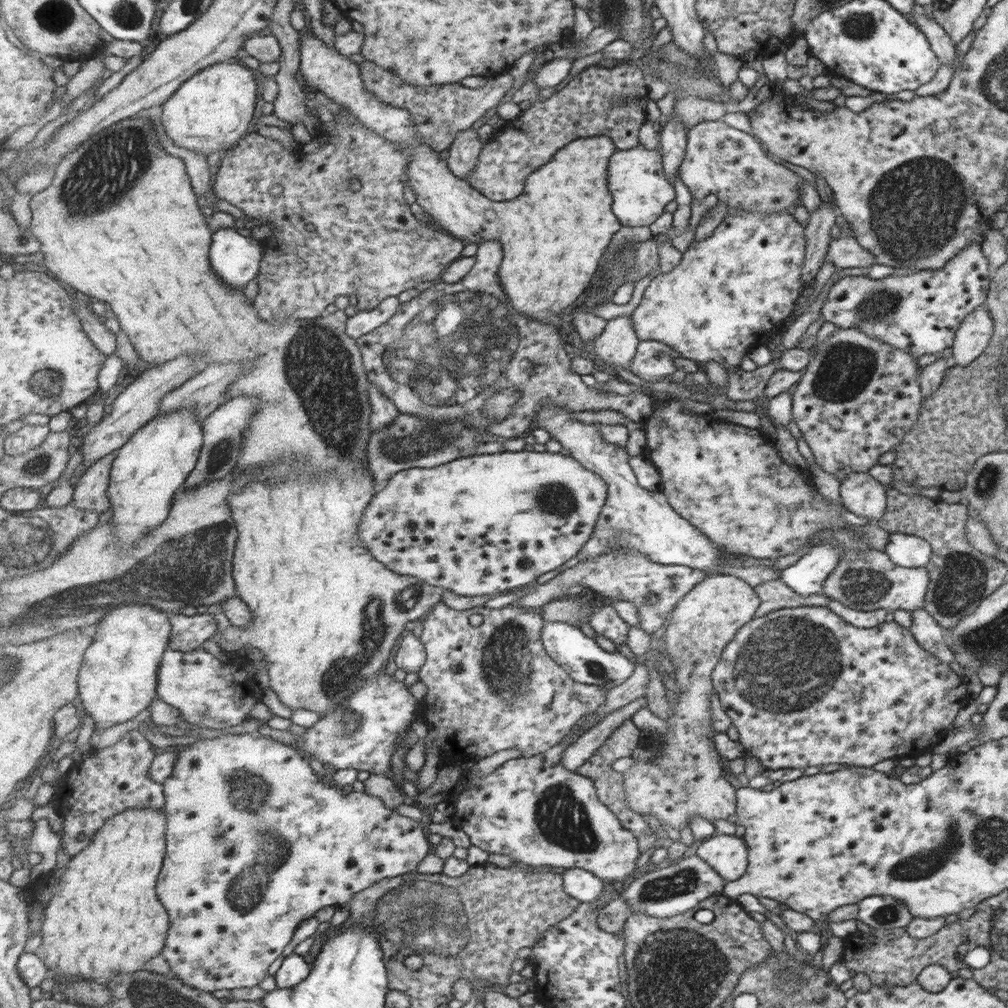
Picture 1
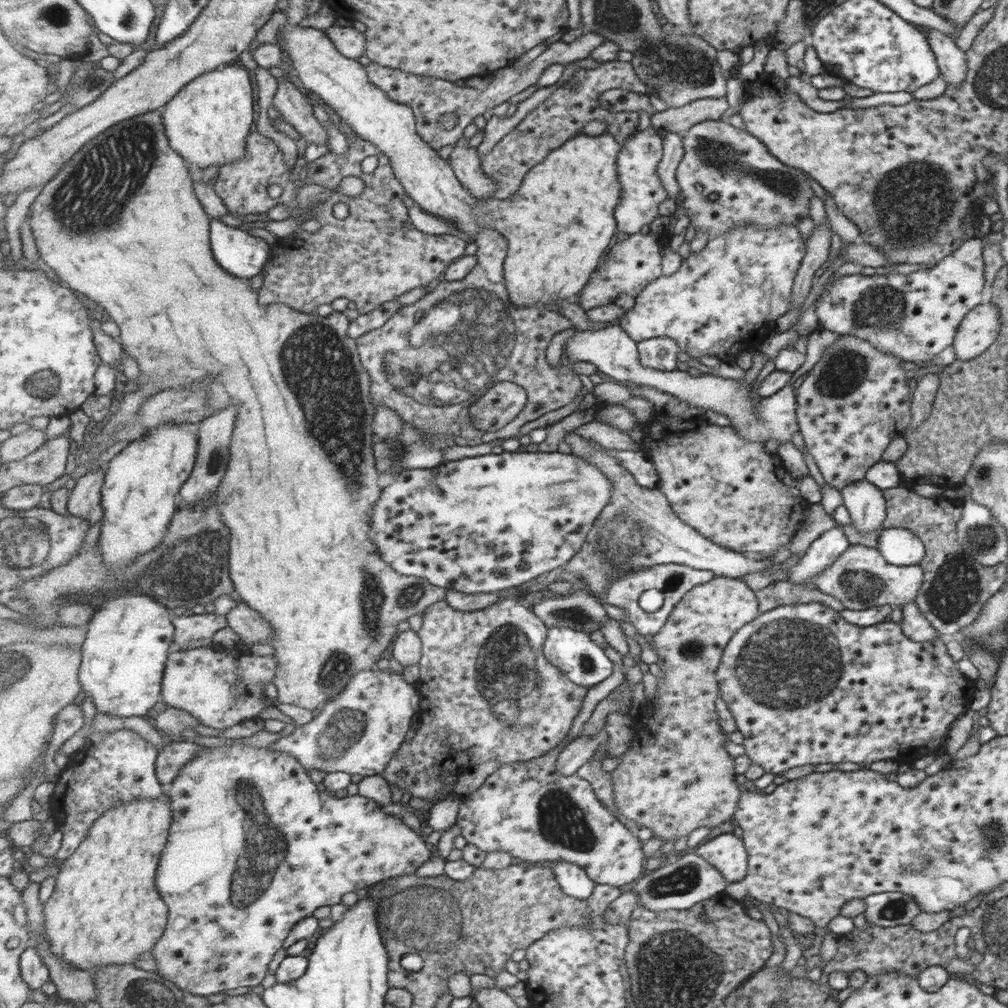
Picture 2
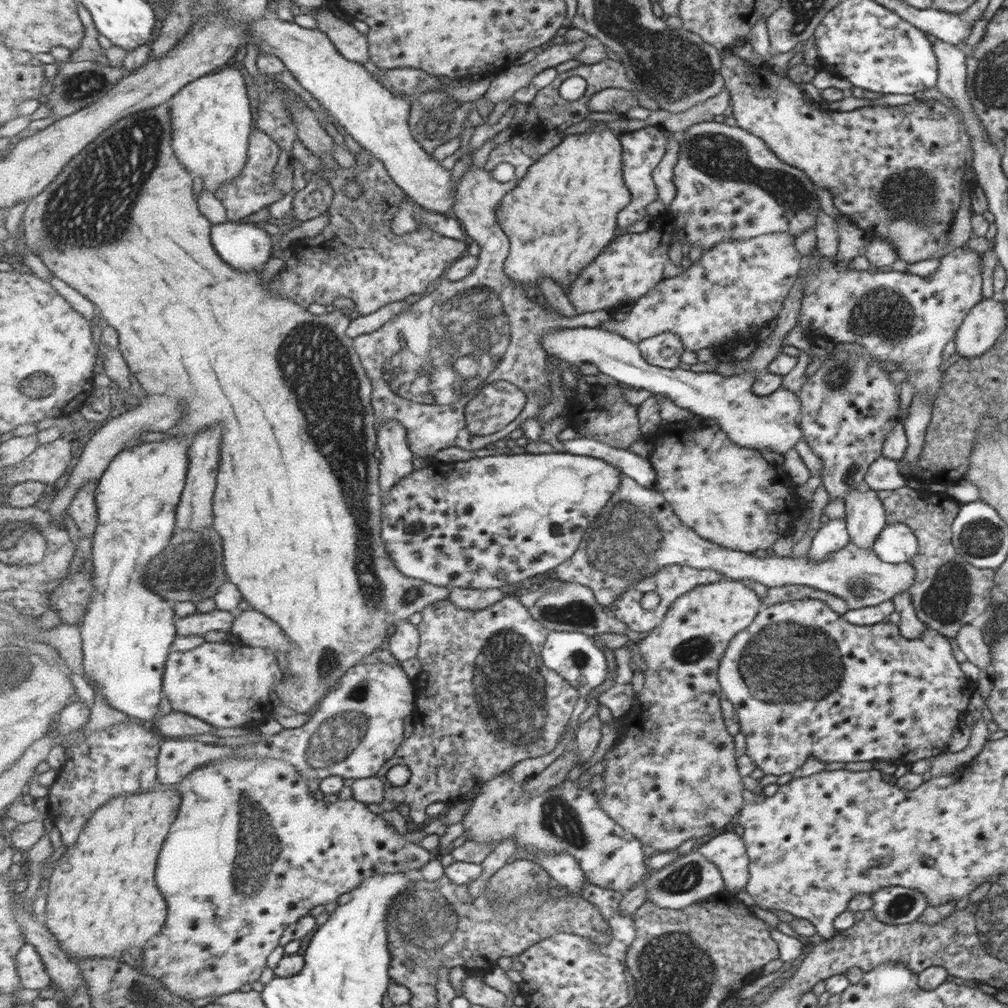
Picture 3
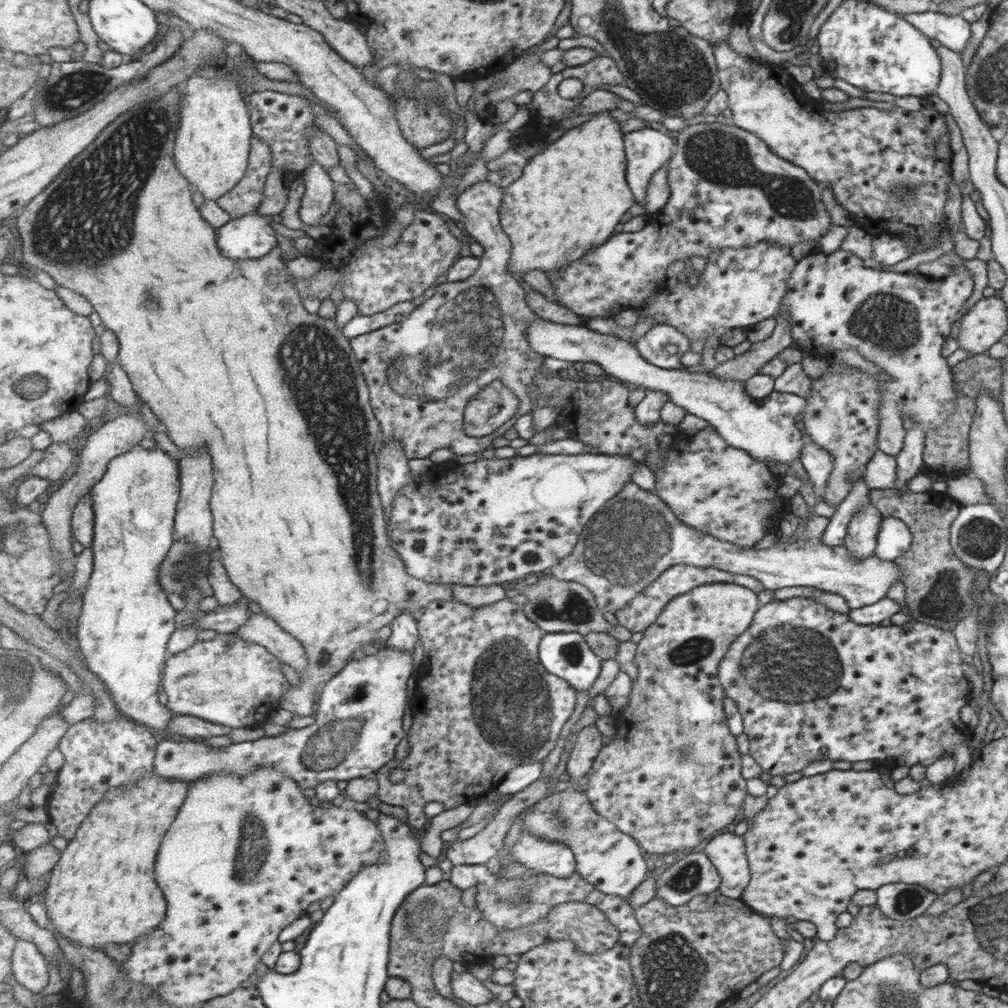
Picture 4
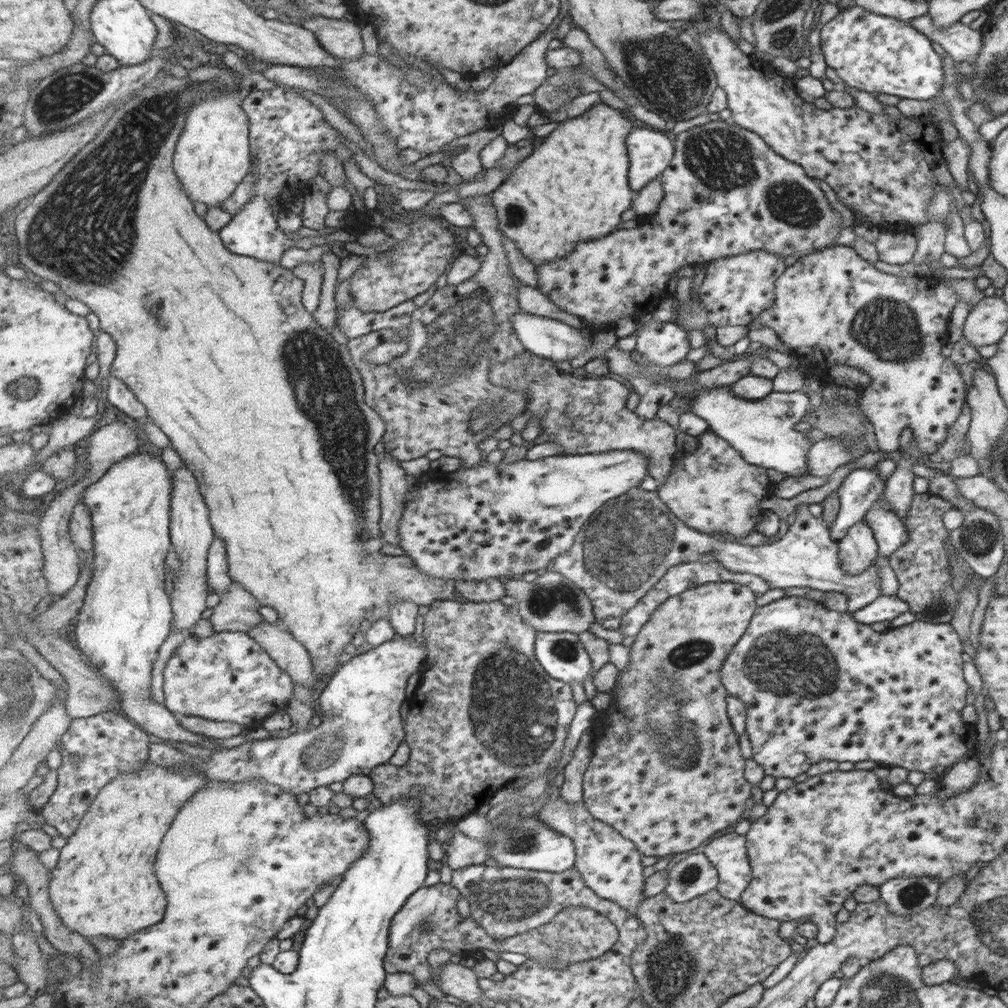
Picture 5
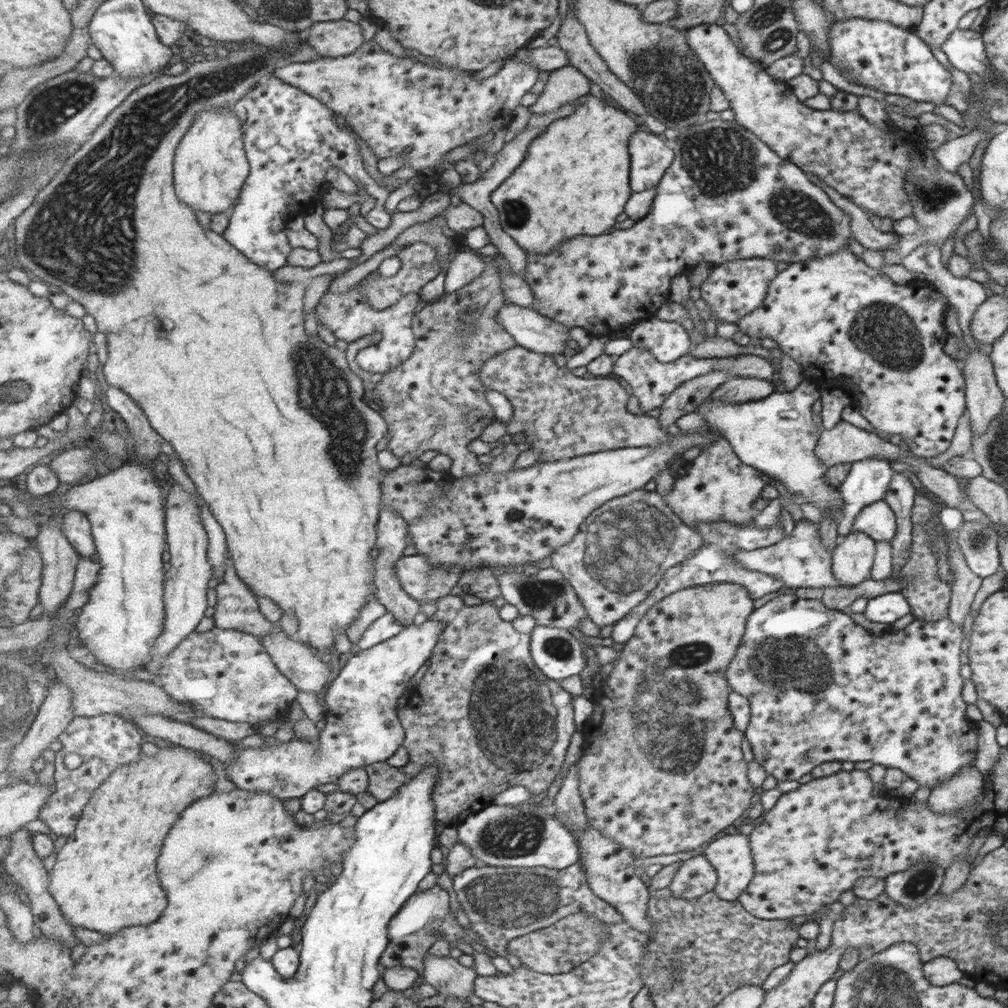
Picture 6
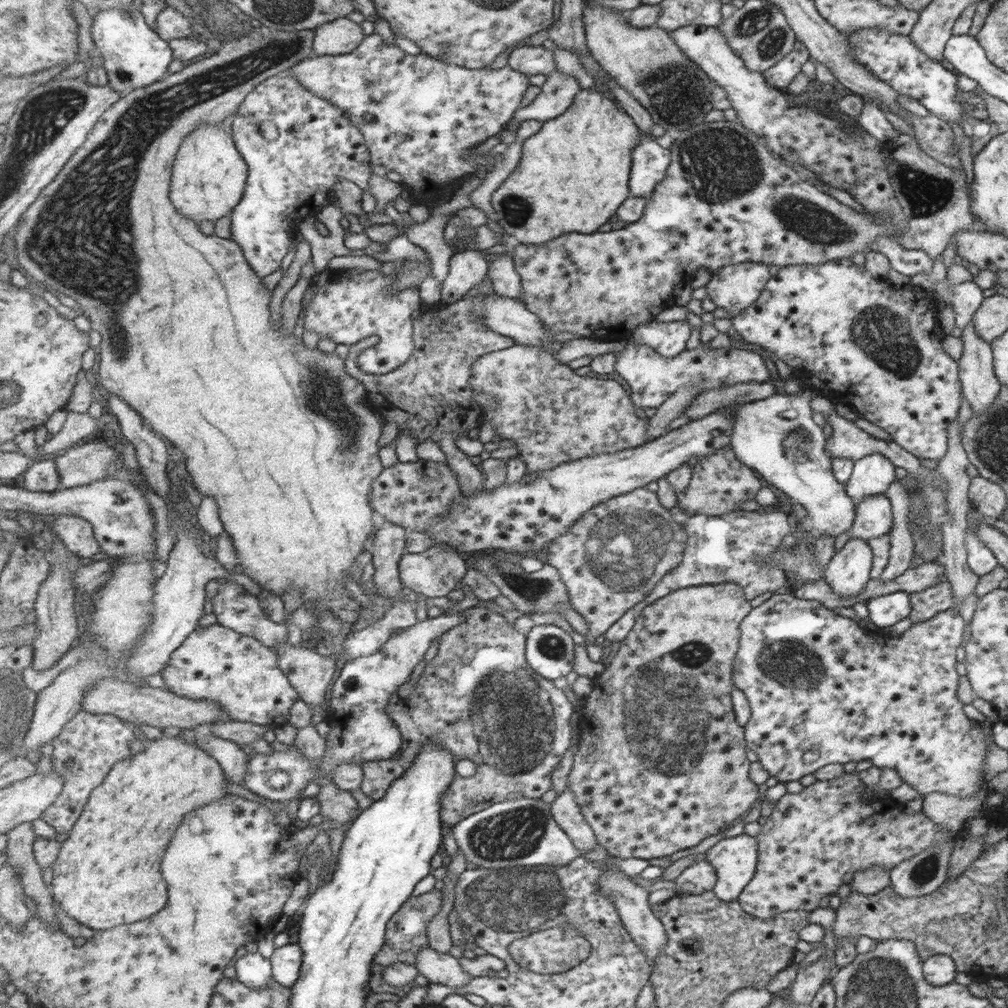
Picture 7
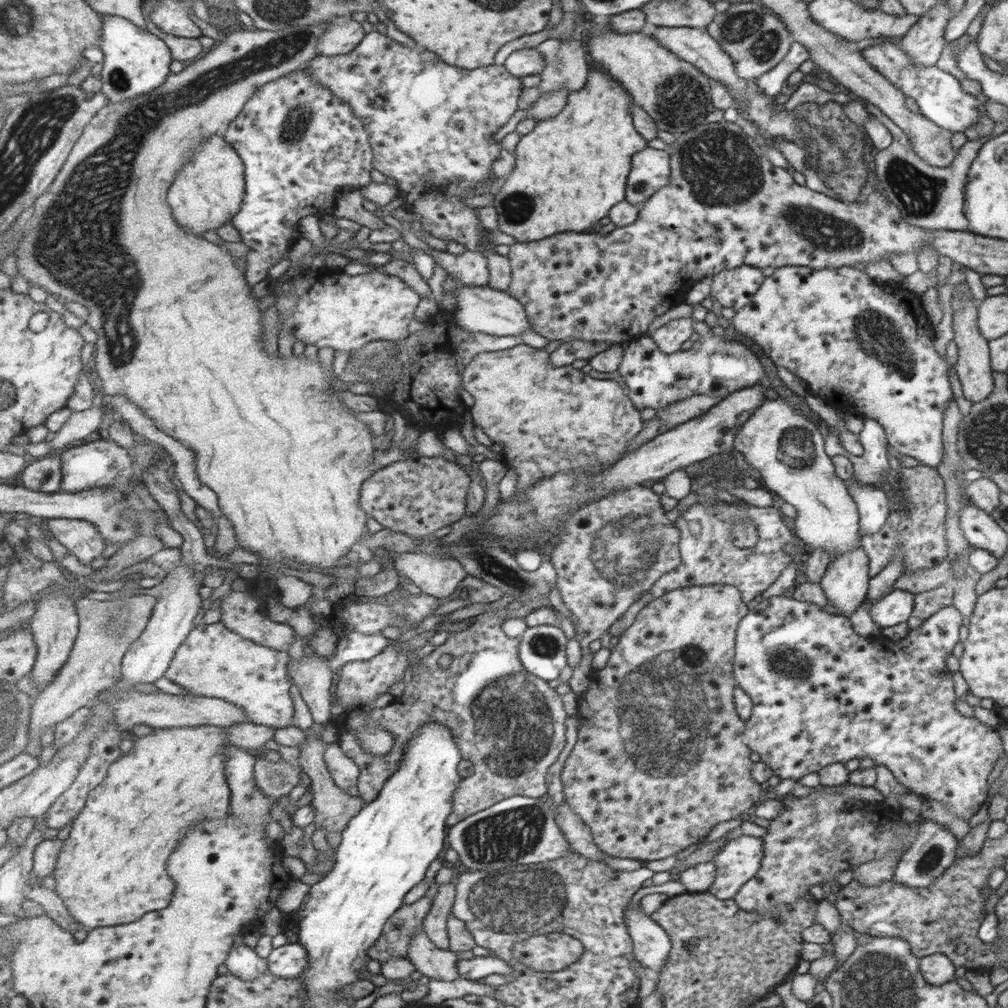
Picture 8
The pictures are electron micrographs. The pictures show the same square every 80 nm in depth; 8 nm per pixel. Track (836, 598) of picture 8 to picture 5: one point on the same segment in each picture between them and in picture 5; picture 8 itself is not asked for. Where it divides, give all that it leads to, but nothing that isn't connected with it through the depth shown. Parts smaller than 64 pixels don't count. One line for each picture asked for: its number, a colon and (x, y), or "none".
5: (857, 549)
6: (852, 558)
7: (848, 570)

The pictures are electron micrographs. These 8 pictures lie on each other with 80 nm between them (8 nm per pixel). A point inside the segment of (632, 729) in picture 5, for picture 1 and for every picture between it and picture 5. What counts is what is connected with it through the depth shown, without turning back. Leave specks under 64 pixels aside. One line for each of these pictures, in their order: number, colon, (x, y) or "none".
1: (685, 778)
2: (676, 776)
3: (671, 776)
4: (669, 778)

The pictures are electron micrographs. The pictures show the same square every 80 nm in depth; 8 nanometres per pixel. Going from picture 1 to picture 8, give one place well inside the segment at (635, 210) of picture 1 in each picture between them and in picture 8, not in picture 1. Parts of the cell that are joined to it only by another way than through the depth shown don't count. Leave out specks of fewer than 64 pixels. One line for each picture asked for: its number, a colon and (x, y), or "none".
2: (641, 189)
3: (643, 149)
4: (648, 149)
5: (649, 151)
6: (651, 154)
7: (649, 161)
8: (650, 170)

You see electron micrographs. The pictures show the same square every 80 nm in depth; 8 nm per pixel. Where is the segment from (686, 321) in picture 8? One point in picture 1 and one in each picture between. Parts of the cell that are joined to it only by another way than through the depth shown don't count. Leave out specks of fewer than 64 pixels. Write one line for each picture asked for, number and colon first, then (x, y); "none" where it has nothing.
1: (652, 361)
2: (659, 353)
3: (663, 350)
4: (662, 346)
5: (661, 345)
6: (666, 340)
7: (667, 339)

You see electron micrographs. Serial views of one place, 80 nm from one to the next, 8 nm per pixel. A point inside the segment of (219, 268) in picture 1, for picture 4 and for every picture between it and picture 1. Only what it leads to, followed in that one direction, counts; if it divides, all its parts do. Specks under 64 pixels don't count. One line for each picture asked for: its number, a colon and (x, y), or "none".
2: (238, 251)
3: (243, 244)
4: (250, 237)

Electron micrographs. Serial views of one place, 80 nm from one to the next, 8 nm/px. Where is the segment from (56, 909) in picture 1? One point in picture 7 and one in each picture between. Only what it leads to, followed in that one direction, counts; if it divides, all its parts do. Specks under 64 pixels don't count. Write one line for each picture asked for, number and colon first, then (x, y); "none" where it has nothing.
2: (105, 909)
3: (102, 899)
4: (102, 890)
5: (104, 884)
6: (105, 879)
7: (108, 873)

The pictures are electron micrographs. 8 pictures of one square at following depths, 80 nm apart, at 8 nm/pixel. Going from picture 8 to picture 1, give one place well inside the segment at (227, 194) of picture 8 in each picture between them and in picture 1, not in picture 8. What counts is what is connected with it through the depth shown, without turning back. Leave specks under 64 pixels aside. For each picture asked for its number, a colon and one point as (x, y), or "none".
1: (211, 112)
2: (208, 122)
3: (212, 120)
4: (213, 145)
5: (214, 156)
6: (212, 166)
7: (209, 179)

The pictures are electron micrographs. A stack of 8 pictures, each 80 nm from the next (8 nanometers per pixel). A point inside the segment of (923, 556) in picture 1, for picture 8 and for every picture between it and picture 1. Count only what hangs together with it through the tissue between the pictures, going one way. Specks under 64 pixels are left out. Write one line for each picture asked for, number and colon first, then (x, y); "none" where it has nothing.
2: (898, 546)
3: (896, 544)
4: (893, 538)
5: (889, 532)
6: (876, 519)
7: (873, 514)
8: (872, 503)

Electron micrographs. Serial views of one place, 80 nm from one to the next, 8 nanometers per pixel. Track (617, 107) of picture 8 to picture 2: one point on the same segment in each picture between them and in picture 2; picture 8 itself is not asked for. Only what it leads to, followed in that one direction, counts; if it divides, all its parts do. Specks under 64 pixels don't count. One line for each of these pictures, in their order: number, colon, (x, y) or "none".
2: (560, 224)
3: (560, 216)
4: (572, 195)
5: (573, 187)
6: (573, 182)
7: (589, 147)

